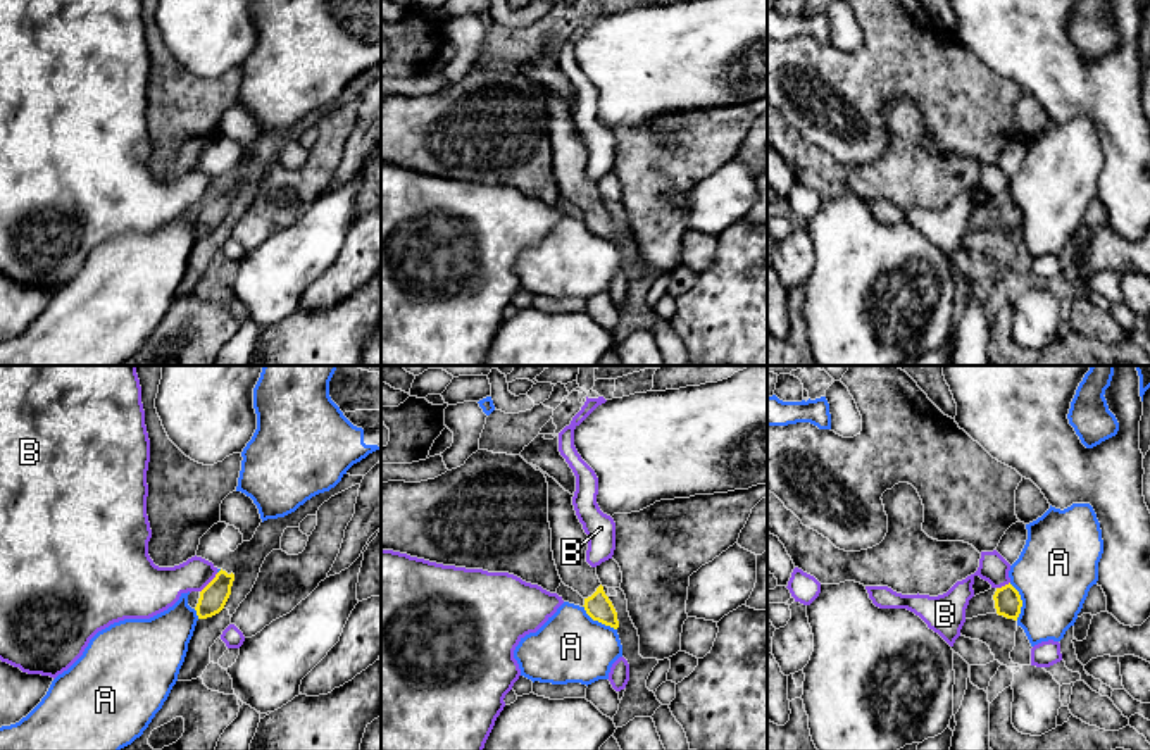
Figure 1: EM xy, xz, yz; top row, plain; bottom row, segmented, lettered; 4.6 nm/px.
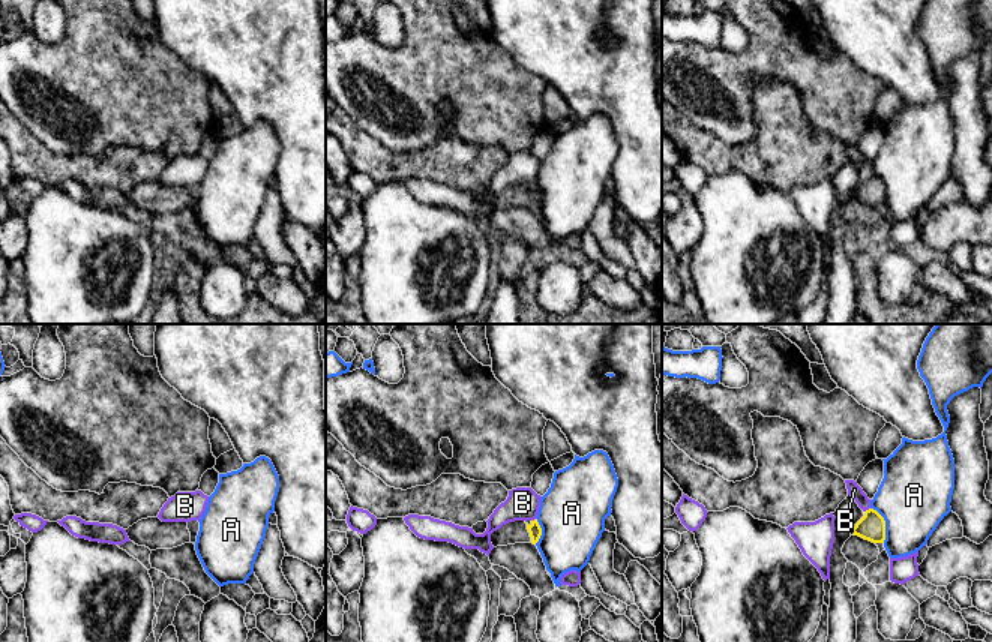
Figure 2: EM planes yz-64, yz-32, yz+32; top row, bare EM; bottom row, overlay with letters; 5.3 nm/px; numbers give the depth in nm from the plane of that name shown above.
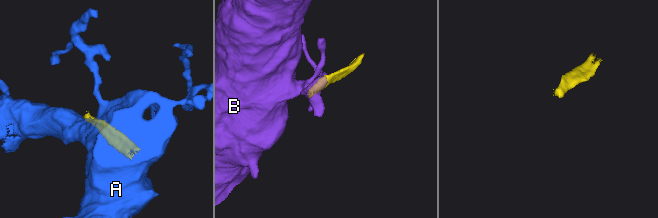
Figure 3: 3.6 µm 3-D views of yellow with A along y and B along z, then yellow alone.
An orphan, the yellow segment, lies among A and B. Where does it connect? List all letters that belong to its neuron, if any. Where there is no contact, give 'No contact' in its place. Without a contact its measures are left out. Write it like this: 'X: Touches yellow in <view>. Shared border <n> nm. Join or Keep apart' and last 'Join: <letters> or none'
A: Touches yellow in xz. Shared border 200 nm. Keep apart
B: Touches yellow in xy. Shared border 130 nm. Keep apart
Join: none

